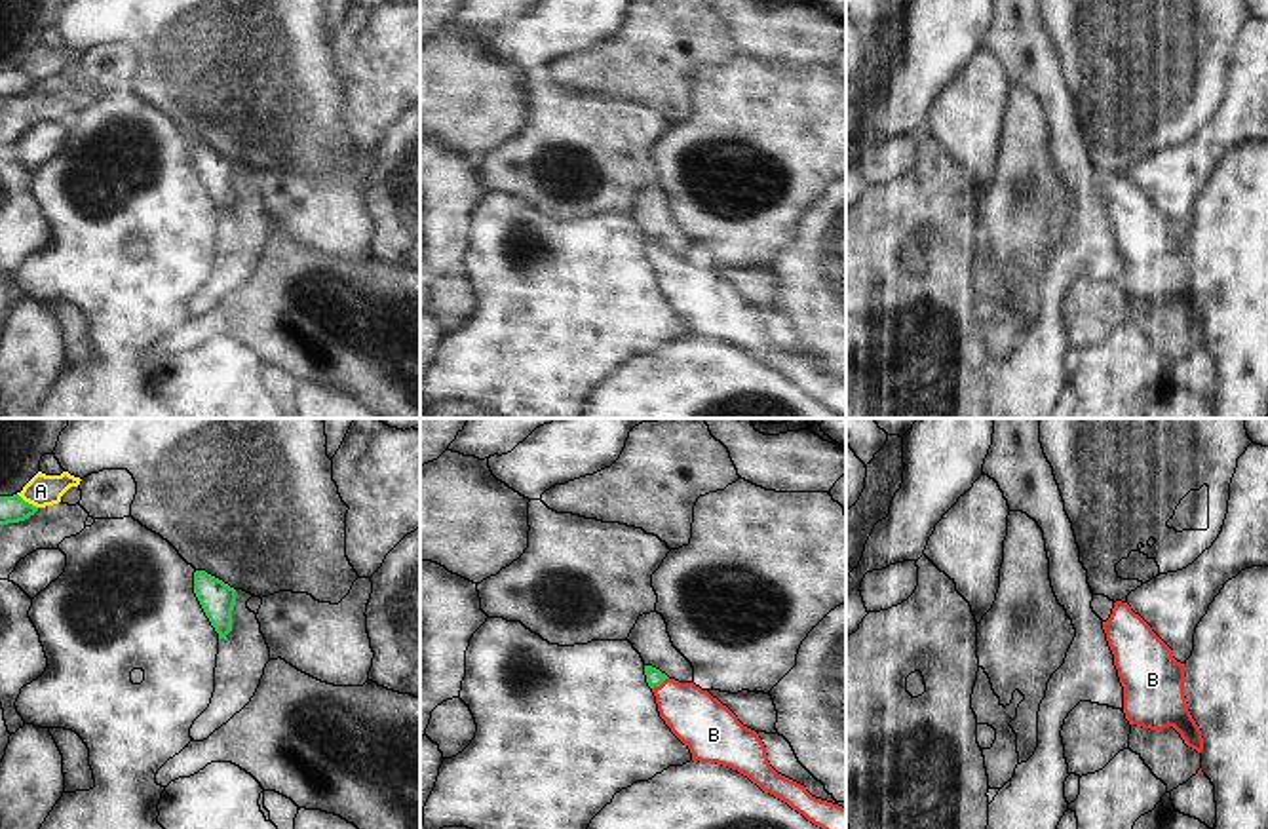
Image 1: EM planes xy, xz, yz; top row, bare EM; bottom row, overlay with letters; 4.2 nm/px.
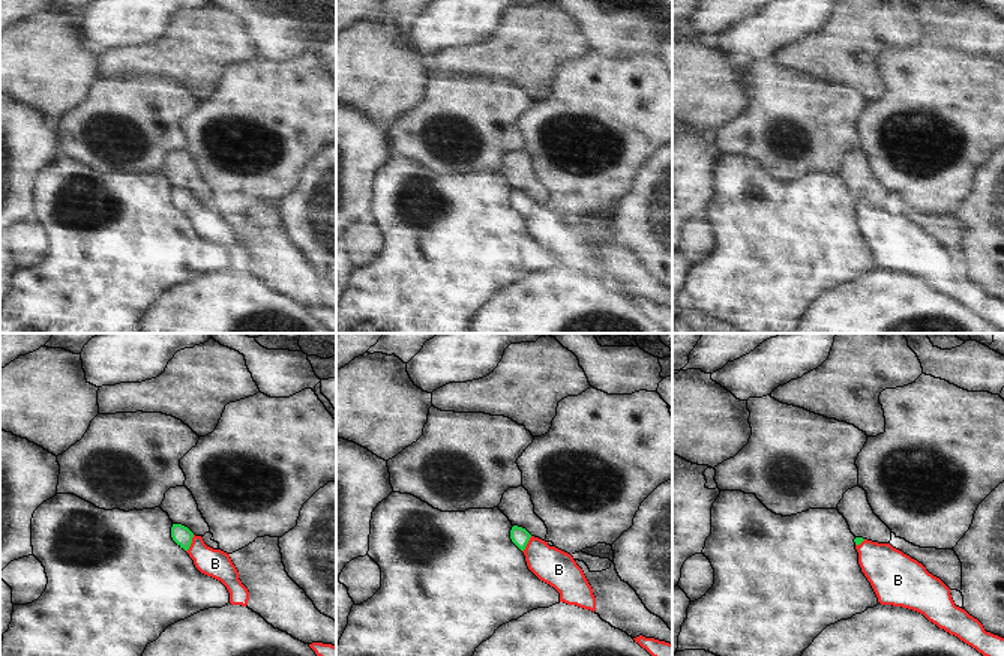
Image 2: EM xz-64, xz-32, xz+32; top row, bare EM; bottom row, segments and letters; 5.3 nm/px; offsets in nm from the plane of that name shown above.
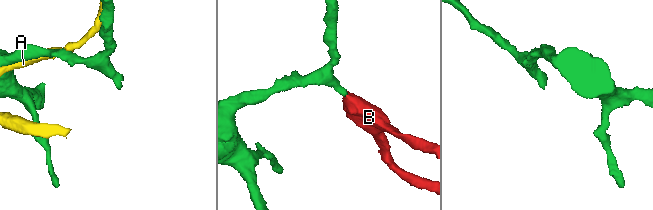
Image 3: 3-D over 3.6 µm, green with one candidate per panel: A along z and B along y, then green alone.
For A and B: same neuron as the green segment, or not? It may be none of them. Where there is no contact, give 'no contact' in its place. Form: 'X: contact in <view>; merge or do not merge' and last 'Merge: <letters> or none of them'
A: contact in xy; do not merge
B: contact in xz; merge
Merge: B

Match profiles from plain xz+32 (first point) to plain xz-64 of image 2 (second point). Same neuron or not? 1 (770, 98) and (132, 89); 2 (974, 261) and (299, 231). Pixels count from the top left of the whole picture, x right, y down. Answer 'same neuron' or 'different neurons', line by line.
1: same neuron
2: same neuron

